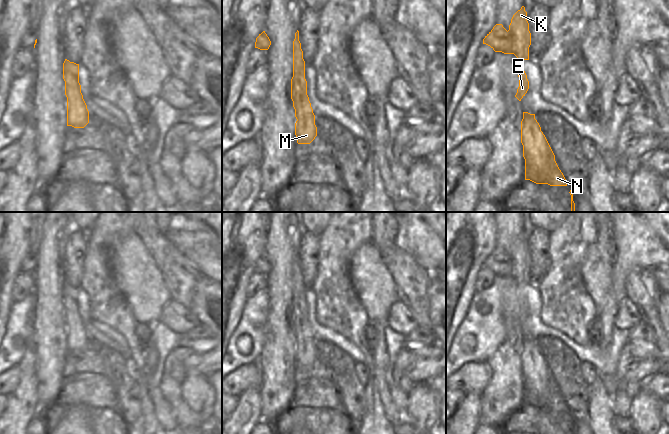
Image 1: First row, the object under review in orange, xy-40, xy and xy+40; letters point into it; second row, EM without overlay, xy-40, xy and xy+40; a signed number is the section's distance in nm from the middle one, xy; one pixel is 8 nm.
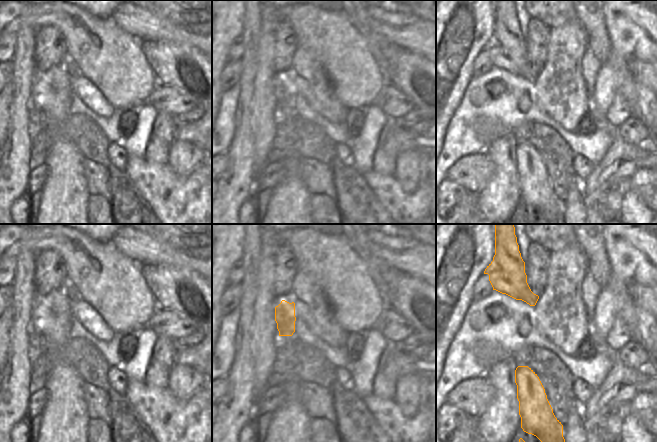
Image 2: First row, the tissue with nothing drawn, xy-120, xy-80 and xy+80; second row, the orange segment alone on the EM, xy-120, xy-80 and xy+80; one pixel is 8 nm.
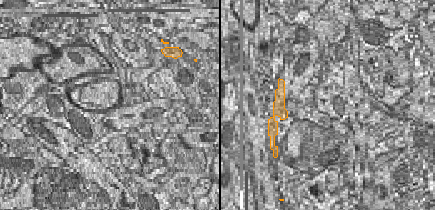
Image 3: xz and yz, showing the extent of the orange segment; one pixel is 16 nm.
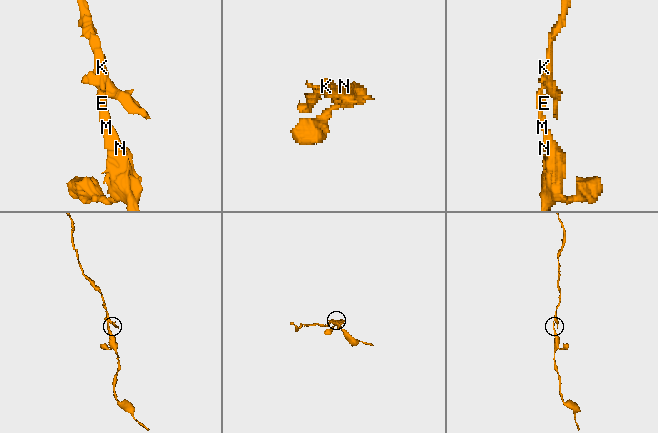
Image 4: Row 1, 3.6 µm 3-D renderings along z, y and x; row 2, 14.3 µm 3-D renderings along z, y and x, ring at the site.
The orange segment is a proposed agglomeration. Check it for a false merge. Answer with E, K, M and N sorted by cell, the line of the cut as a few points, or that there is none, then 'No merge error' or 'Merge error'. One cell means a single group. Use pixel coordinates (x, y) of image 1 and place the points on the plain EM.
Groups: E K M N. No split. No merge error.

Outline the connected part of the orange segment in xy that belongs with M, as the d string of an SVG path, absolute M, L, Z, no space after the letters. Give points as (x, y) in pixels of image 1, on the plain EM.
M299 255L293 265L293 301L291 303L291 323L295 333L295 359L298 368L310 368L317 360L315 339L307 319L305 285L299 265Z

